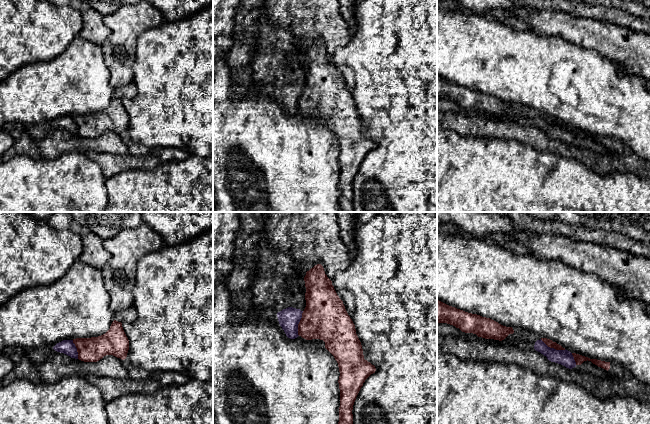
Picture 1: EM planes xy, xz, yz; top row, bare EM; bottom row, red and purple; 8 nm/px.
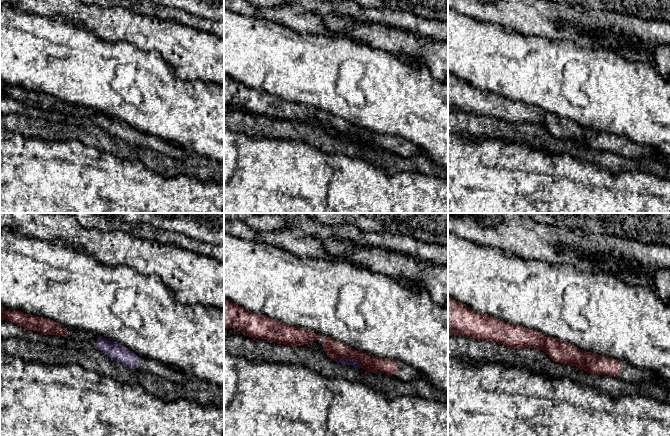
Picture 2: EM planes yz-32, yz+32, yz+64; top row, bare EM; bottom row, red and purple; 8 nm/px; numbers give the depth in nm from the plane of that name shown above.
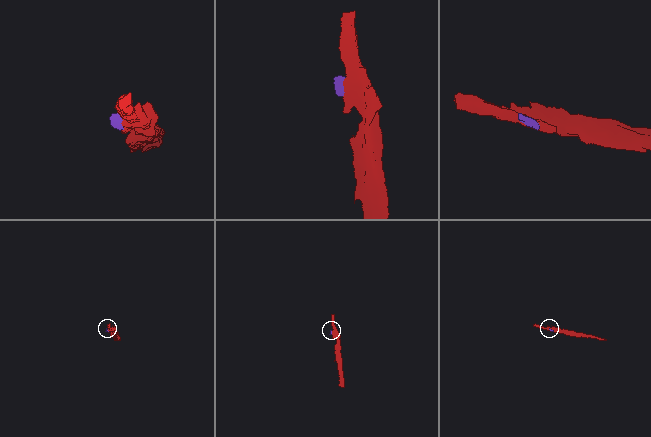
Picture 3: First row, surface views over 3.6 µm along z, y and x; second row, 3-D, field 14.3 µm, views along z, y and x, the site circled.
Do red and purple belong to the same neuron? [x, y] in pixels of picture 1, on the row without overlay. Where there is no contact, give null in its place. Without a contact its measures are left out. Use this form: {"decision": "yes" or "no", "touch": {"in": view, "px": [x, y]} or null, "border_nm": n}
{"decision": "no", "touch": {"in": "xz", "px": [299, 99]}, "border_nm": 200}

